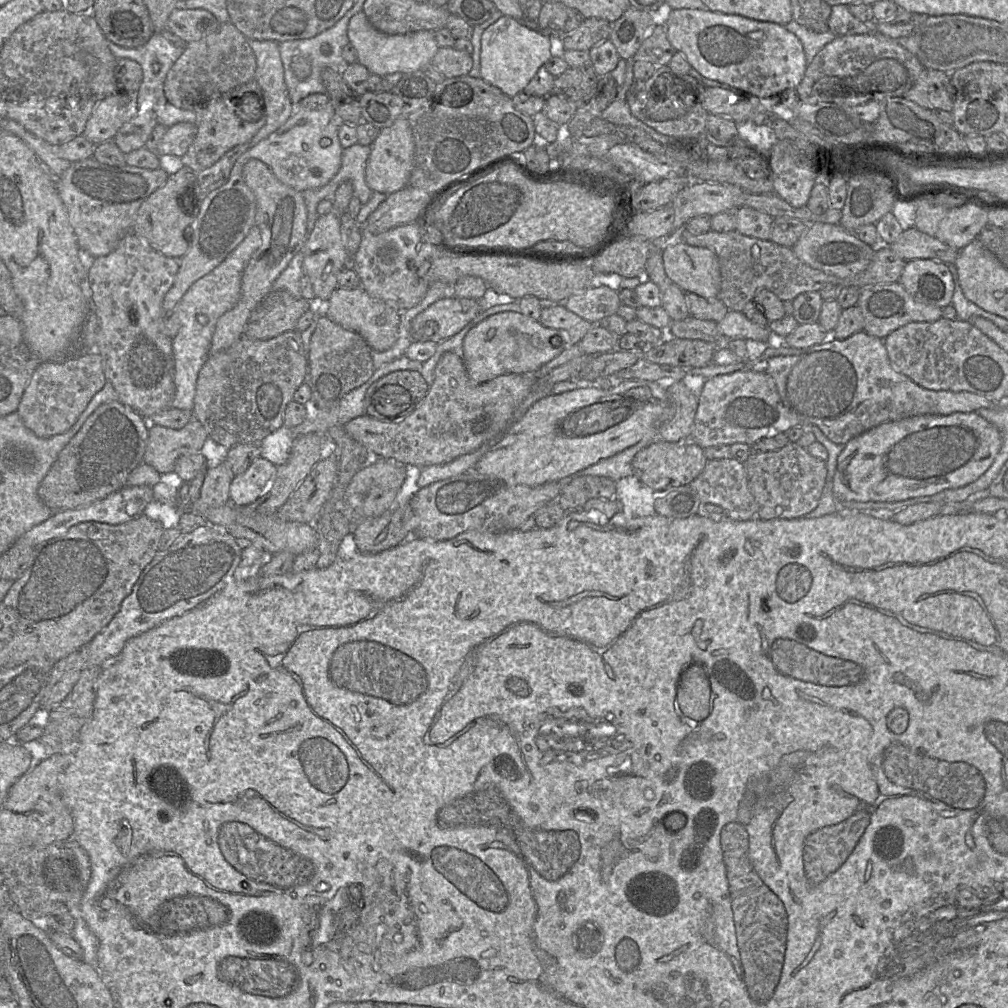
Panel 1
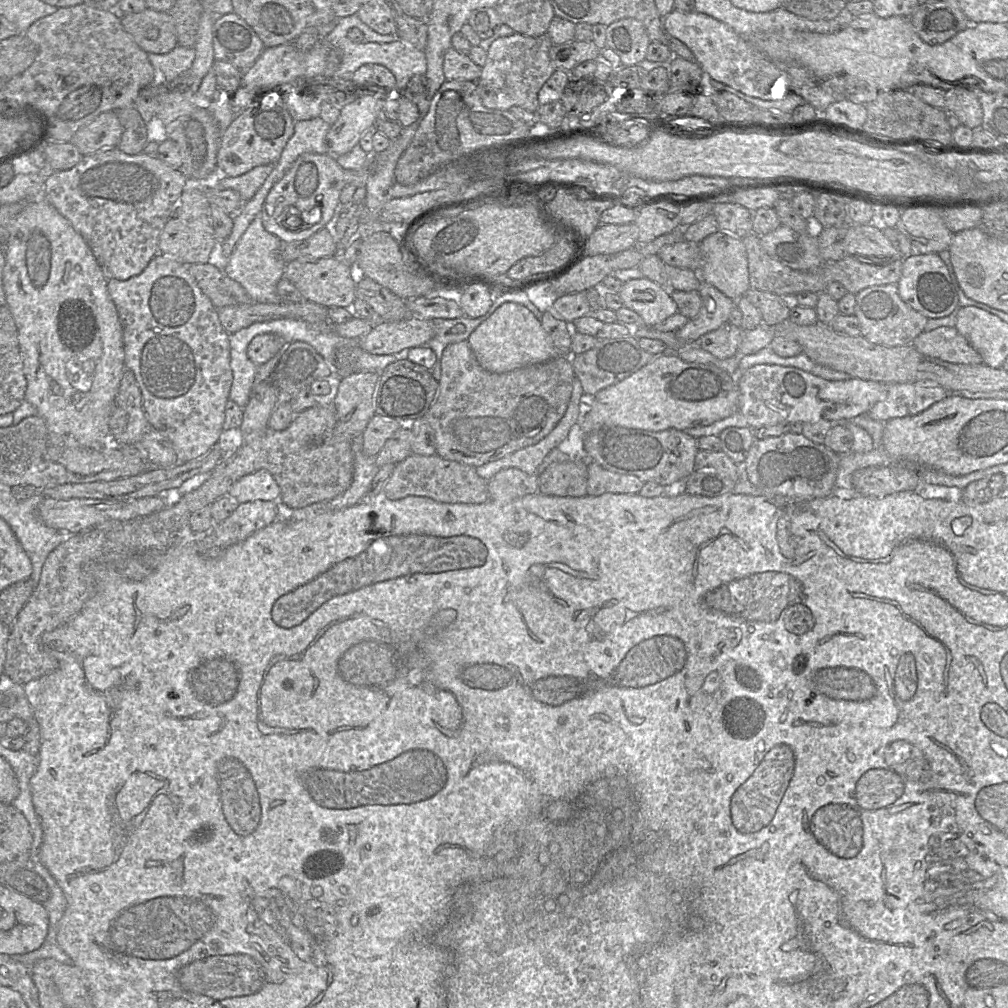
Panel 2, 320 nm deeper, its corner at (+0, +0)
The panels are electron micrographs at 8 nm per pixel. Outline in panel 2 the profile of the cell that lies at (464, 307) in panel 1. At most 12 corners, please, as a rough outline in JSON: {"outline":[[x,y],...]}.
{"outline":[[410,318],[383,321],[359,338],[377,355],[426,345],[434,323]]}

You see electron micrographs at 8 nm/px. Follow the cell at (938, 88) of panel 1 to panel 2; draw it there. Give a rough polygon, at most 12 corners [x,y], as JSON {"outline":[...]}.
{"outline":[[972,89],[945,92],[945,110],[978,129],[983,109]]}

